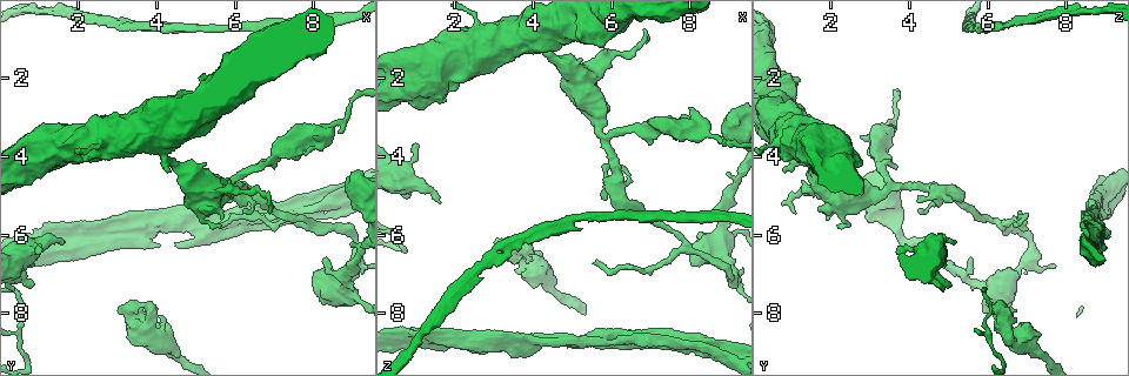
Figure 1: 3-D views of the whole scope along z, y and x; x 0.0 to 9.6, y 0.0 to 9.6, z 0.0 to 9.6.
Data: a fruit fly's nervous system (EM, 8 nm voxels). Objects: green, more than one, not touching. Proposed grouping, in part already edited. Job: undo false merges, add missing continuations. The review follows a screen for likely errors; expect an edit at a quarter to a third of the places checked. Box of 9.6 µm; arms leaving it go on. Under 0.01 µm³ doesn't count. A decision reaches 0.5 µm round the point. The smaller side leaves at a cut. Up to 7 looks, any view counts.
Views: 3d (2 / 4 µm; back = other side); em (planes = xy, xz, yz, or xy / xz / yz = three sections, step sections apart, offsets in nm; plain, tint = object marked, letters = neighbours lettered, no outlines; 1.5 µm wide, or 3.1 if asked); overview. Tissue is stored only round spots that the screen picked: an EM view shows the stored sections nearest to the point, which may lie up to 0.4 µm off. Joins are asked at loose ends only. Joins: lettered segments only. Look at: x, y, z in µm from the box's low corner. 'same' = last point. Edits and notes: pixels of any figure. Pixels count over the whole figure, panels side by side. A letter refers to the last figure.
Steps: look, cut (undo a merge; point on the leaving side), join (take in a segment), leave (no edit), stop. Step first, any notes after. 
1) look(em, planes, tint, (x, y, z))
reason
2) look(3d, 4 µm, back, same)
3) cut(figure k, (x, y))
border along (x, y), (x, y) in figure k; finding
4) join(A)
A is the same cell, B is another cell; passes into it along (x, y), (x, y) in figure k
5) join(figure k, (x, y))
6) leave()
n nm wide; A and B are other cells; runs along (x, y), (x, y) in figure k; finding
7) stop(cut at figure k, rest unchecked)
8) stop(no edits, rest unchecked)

look(3d, 4 µm, (7.80, 5.80, 6.35))
arms part here

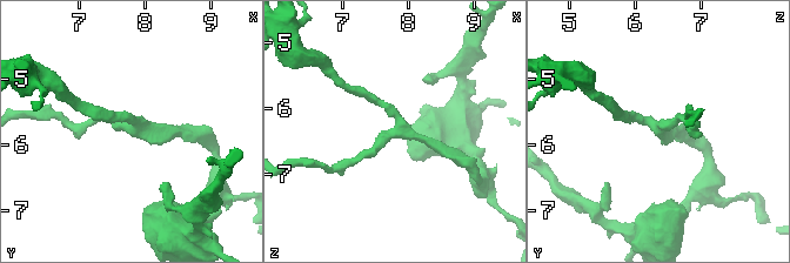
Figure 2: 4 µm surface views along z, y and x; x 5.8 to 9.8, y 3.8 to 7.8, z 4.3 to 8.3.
look(em, planes, letters, (7.85, 5.70, 6.30))
3 arms; shape alone is not enough

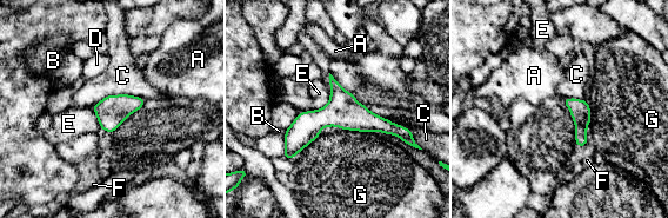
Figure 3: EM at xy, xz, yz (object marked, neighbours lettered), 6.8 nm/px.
leave()
220 nm wide; A, B, C, D, E, F and G are other cells; border along (93, 105), (93, 111), (101, 127) in figure 3; one neuron here

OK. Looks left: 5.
look(3d, 2 µm, (7.00, 4.35, 3.65))
an open end

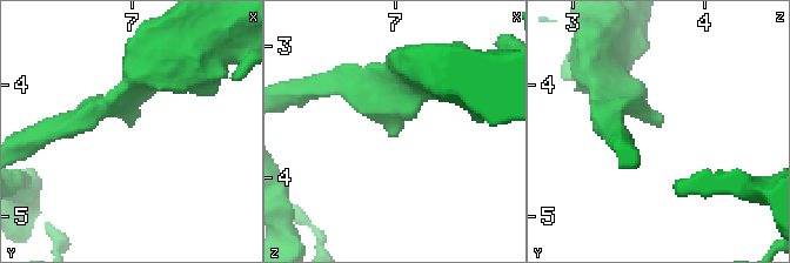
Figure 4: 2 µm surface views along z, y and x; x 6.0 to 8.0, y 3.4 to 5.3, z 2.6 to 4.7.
look(em, xy, step 8, letters, (7.00, 4.28, 3.68))
arms of 170, 340 nm; shape alone is not enough

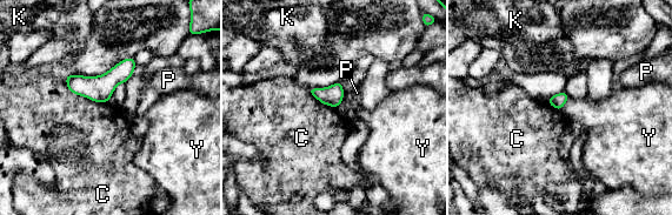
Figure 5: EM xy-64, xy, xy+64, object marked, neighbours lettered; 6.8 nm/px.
leave()
C, K, P and Y are other cells; border along (569, 98), (559, 109) in figure 5; no lettered segment goes on from it

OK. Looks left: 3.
look(3d, 4 µm, (8.85, 4.90, 9.00))
branch point

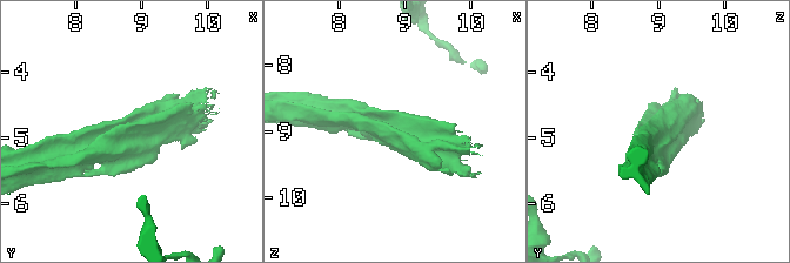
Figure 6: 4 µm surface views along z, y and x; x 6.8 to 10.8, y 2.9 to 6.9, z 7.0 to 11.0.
look(em, planes, tint, (8.80, 4.95, 8.95))
need the tissue

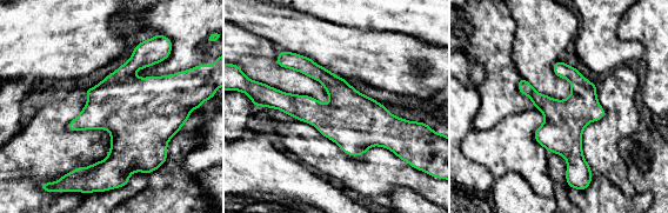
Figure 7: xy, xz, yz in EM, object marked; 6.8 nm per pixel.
look(em, planes, letters, same)

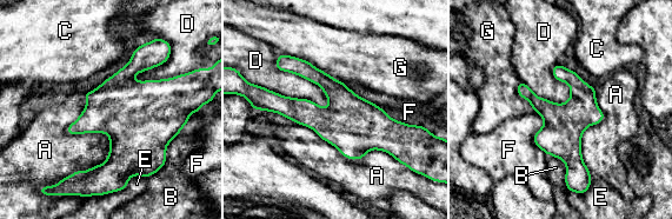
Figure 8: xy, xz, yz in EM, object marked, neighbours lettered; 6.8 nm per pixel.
leave()
A, B, C, D, E, F and G are other cells; runs along (557, 68), (576, 86), (570, 178) in figure 8; all the same neuron

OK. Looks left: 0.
stop(no edits, rest unchecked)

